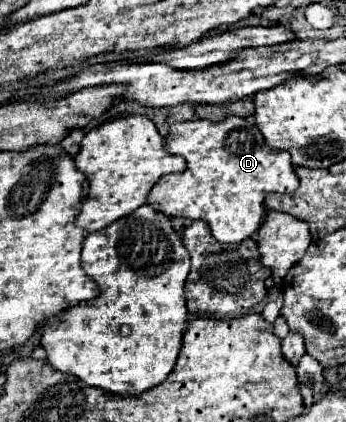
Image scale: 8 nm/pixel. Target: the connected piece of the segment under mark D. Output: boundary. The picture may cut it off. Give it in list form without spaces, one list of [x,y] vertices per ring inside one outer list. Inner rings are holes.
[[[230,117],[222,123],[212,123],[206,119],[172,123],[170,133],[164,137],[164,147],[172,155],[182,155],[186,159],[186,171],[162,177],[148,193],[148,205],[168,217],[202,219],[210,225],[210,231],[220,243],[240,243],[248,239],[264,221],[264,197],[268,193],[292,193],[298,187],[298,177],[290,163],[288,151],[276,151],[264,143],[258,127],[234,127],[234,121],[246,121],[240,117]]]

